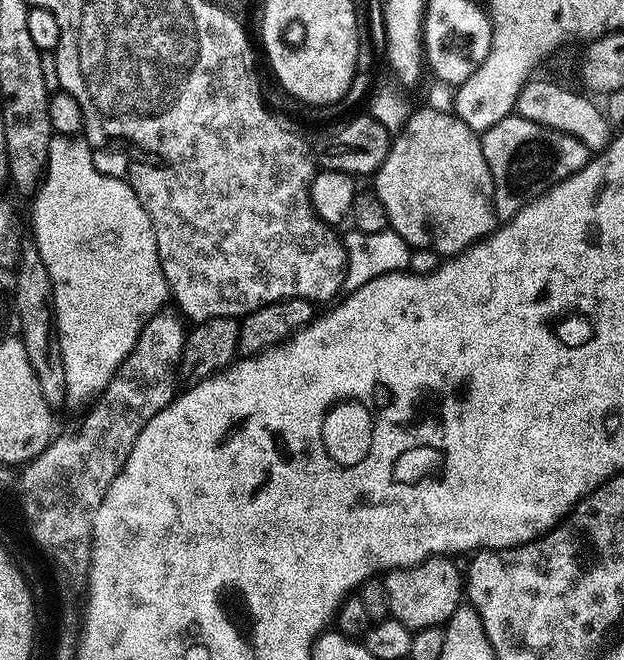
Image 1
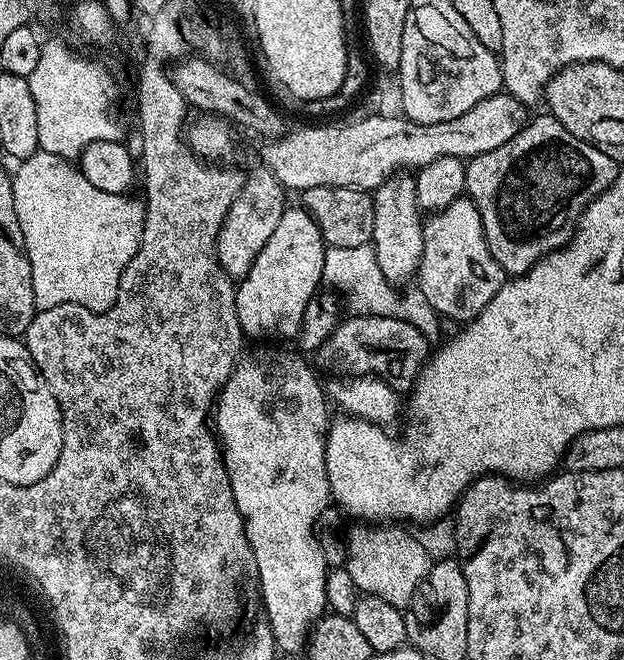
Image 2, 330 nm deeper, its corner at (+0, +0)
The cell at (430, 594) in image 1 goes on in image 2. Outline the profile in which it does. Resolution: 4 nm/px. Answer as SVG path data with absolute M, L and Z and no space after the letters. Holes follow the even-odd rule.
M356 522L352 533L347 533L348 553L344 569L354 578L354 586L366 596L377 596L382 602L401 610L414 598L414 590L426 578L433 559L422 546L419 535L407 532L407 527L396 522Z

